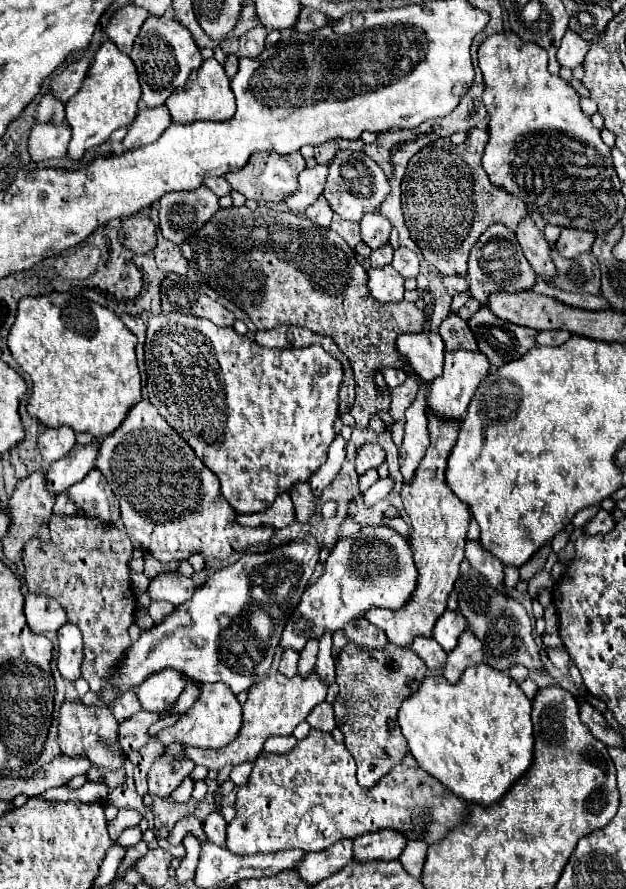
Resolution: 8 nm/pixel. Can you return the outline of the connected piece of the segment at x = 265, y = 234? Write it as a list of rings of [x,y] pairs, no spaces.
[[[264,204],[258,212],[252,212],[246,206],[220,208],[210,222],[180,248],[198,280],[244,310],[258,330],[270,330],[282,324],[306,326],[316,334],[330,336],[338,344],[338,348],[348,356],[356,378],[356,400],[350,408],[356,428],[366,428],[372,416],[390,410],[390,392],[378,388],[374,376],[382,368],[392,366],[402,370],[408,364],[408,360],[396,348],[396,338],[402,332],[420,332],[424,328],[424,312],[406,300],[396,304],[382,304],[374,300],[366,288],[366,270],[356,262],[354,252],[344,238],[332,230],[318,230],[300,214]]]

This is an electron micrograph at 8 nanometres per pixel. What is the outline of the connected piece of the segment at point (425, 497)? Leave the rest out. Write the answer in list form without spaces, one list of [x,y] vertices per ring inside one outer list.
[[[426,406],[430,446],[414,474],[412,482],[404,482],[400,498],[404,502],[404,510],[412,522],[412,552],[418,570],[418,586],[414,598],[402,610],[386,610],[386,608],[370,608],[364,618],[382,628],[388,636],[388,642],[398,646],[410,646],[416,636],[430,636],[434,622],[446,610],[446,600],[454,588],[458,578],[460,562],[464,560],[464,544],[466,532],[472,518],[470,506],[466,506],[460,498],[454,496],[446,486],[446,464],[450,450],[454,448],[460,432],[460,420],[440,418],[430,406]]]

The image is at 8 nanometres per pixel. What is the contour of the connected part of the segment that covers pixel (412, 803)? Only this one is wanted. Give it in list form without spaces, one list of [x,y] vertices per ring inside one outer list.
[[[310,730],[310,734],[296,742],[296,746],[286,752],[286,754],[260,754],[258,760],[254,762],[254,770],[248,778],[248,782],[244,786],[238,788],[238,794],[236,794],[236,818],[228,824],[228,838],[226,838],[226,844],[228,844],[228,850],[232,854],[238,854],[238,856],[248,856],[248,854],[270,854],[270,852],[280,852],[280,850],[288,850],[288,848],[302,848],[306,852],[320,852],[320,850],[326,850],[330,848],[334,842],[342,840],[342,838],[356,838],[356,836],[362,836],[366,832],[374,832],[374,830],[382,830],[382,828],[394,828],[398,832],[402,832],[406,838],[410,840],[426,840],[428,844],[432,842],[438,842],[440,838],[446,836],[448,830],[452,830],[456,824],[460,824],[460,818],[466,814],[466,802],[460,800],[458,796],[454,796],[450,790],[446,790],[436,778],[432,778],[428,772],[420,770],[420,768],[408,768],[404,764],[396,764],[394,768],[390,768],[390,772],[386,776],[380,778],[378,786],[374,788],[362,788],[356,780],[356,763],[355,760],[346,750],[344,744],[338,744],[332,734],[326,734],[326,732],[320,732],[320,730]]]

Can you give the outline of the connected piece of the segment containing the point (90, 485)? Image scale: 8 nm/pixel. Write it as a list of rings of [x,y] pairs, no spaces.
[[[98,468],[90,470],[90,474],[68,488],[70,500],[76,508],[88,518],[98,518],[104,524],[116,524],[120,520],[120,506]]]

